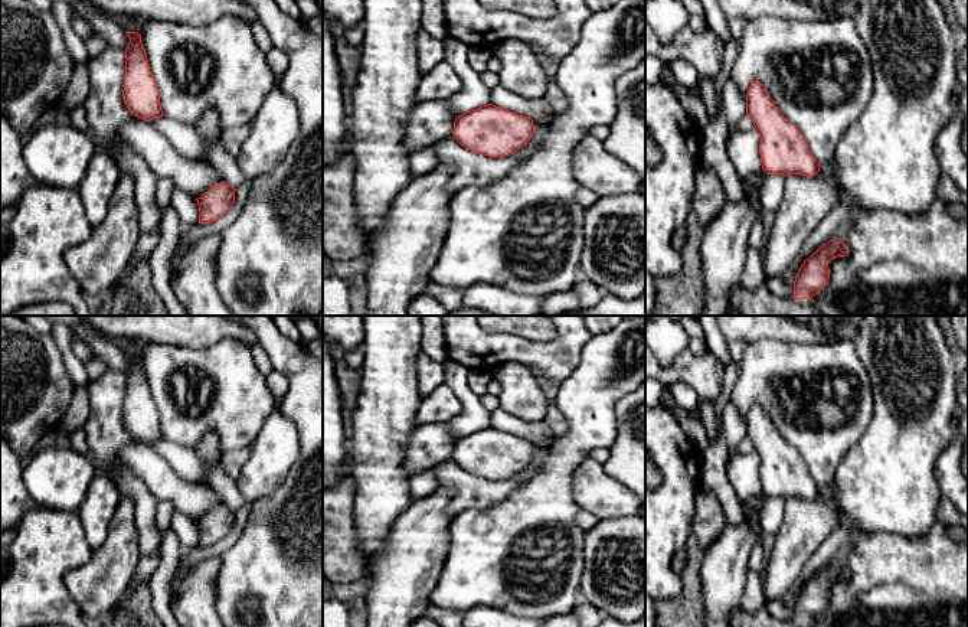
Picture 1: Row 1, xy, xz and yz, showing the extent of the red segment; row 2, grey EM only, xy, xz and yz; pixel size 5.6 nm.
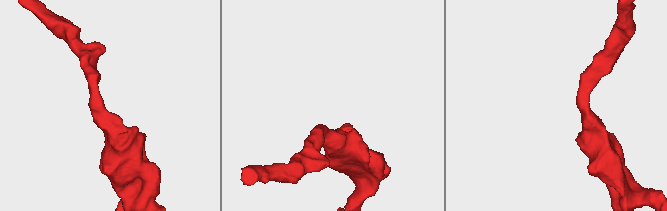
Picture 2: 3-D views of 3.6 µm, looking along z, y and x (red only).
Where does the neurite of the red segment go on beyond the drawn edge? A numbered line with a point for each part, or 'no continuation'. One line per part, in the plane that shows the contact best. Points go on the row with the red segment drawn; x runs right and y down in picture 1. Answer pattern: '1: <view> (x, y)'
no continuation

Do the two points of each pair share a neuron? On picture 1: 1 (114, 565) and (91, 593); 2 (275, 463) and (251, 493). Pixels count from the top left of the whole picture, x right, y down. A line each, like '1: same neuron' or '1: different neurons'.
1: same neuron
2: same neuron

